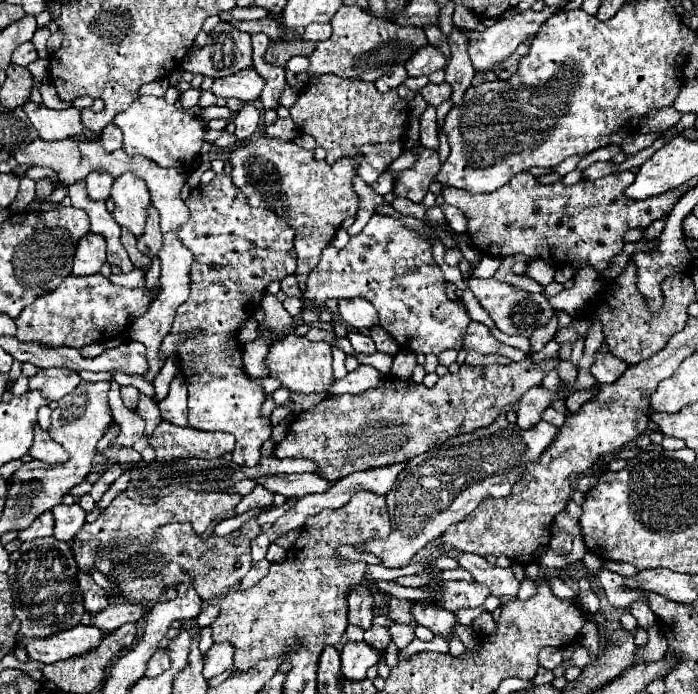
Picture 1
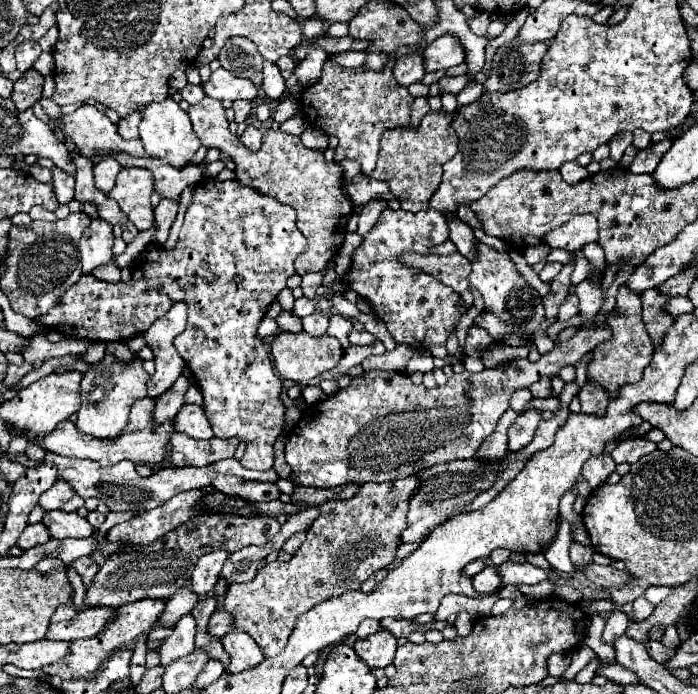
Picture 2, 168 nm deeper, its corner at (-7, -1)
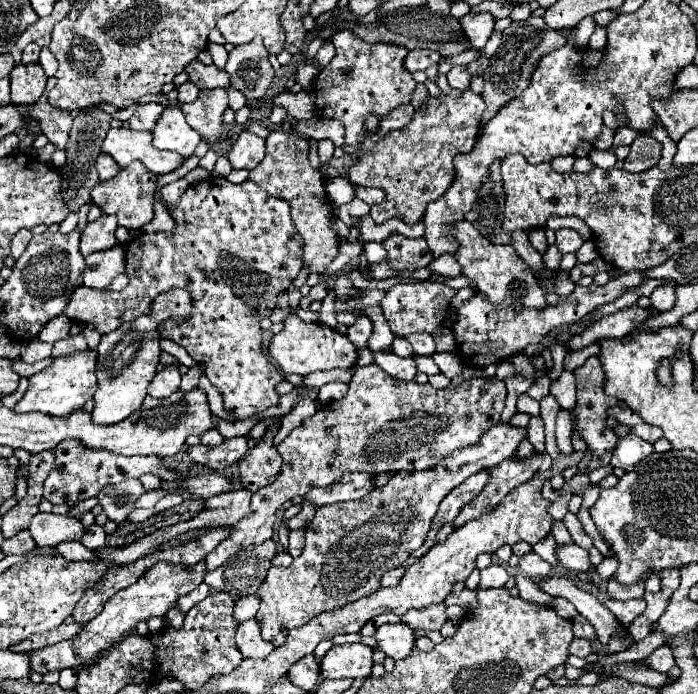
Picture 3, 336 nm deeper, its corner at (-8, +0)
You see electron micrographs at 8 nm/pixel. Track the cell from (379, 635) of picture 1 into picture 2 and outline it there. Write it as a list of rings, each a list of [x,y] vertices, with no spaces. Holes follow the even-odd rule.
[[[380,620],[380,626],[384,630],[388,630],[392,636],[396,638],[406,638],[410,632],[414,632],[416,628],[418,630],[428,630],[428,624],[416,624],[412,620]]]

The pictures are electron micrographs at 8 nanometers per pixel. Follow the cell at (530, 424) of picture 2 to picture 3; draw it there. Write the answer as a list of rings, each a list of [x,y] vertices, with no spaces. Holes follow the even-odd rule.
[[[499,423],[485,431],[475,445],[463,447],[425,471],[399,471],[385,487],[365,499],[319,507],[313,521],[305,527],[305,549],[289,567],[271,567],[259,587],[261,635],[275,647],[283,645],[287,633],[303,627],[323,611],[339,609],[377,591],[381,577],[407,561],[413,549],[421,547],[443,497],[461,485],[469,475],[491,469],[509,459],[527,429]]]

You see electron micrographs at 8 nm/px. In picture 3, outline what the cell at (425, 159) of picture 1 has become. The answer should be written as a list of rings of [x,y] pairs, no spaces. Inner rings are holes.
[[[453,89],[439,97],[427,97],[425,103],[415,111],[409,125],[397,131],[389,131],[347,171],[349,179],[363,187],[379,187],[385,191],[385,199],[371,205],[371,217],[375,223],[385,223],[399,217],[405,223],[417,223],[423,219],[425,209],[431,201],[437,201],[453,183],[455,167],[453,159],[459,153],[473,149],[485,101],[481,95]]]

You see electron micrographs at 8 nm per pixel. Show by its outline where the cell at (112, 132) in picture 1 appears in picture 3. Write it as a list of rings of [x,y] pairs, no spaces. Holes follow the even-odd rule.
[[[147,103],[147,105],[139,105],[135,109],[135,113],[129,119],[129,127],[135,131],[143,131],[143,129],[153,129],[155,123],[159,121],[159,117],[163,115],[165,107],[157,105],[157,103]]]

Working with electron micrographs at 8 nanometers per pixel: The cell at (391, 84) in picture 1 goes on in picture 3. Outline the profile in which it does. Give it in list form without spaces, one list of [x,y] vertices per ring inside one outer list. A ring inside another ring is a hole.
[[[415,49],[409,51],[409,55],[405,57],[405,69],[415,73],[415,71],[425,71],[427,67],[439,63],[441,55],[437,55],[437,51],[429,51],[429,49]]]

